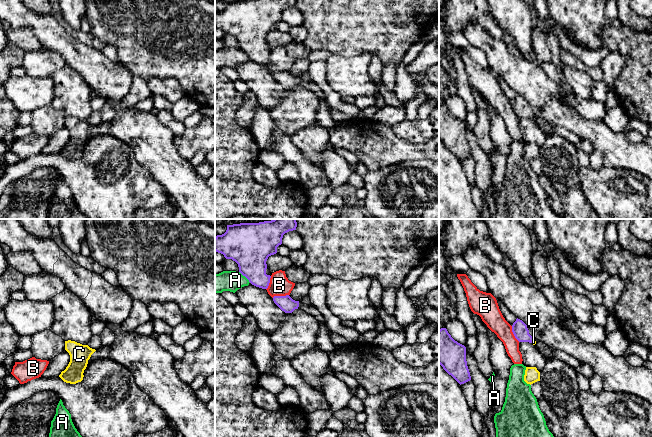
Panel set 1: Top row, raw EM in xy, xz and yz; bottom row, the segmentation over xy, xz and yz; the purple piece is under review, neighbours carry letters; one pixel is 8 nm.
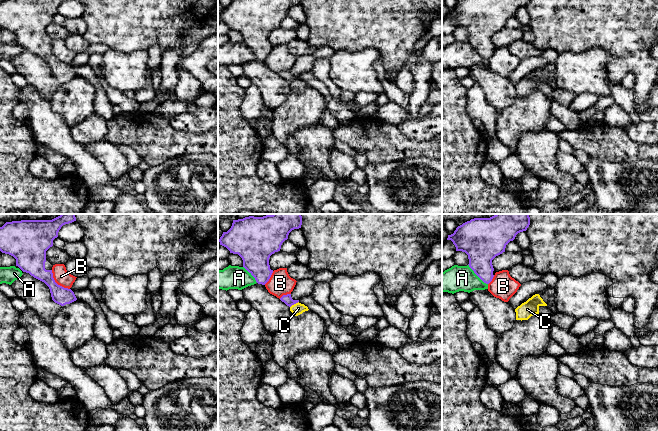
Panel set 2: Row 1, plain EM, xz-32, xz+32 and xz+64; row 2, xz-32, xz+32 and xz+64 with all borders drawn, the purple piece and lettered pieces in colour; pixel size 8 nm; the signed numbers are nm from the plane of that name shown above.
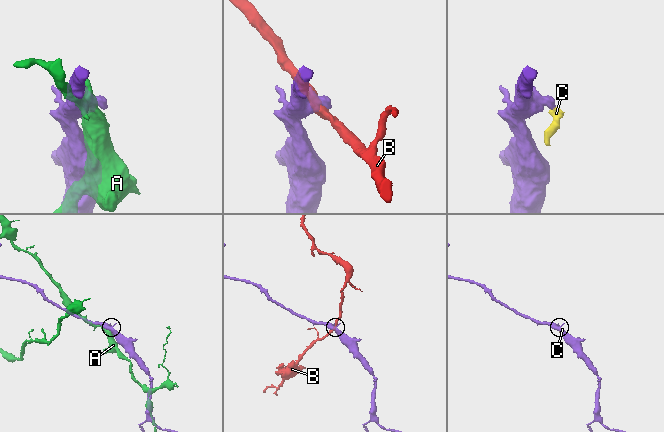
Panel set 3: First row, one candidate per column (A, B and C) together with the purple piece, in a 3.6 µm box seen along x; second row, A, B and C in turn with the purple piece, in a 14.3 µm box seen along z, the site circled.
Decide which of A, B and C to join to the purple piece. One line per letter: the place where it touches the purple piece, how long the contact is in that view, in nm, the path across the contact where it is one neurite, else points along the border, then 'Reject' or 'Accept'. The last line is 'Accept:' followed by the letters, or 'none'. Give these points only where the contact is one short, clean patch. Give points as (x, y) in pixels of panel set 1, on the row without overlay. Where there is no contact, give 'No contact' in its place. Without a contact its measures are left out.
A: Touches purple at xz (245, 52). Shared border 130 nm. Reject
B: Touches purple at xz (280, 72). Shared border 140 nm. Boundary: xz (288, 70), (272, 73). Reject
C: Touches purple at yz (532, 116). Shared border 40 nm. Path across: yz (519, 104), (532, 116), (533, 118). Accept
Accept: C

